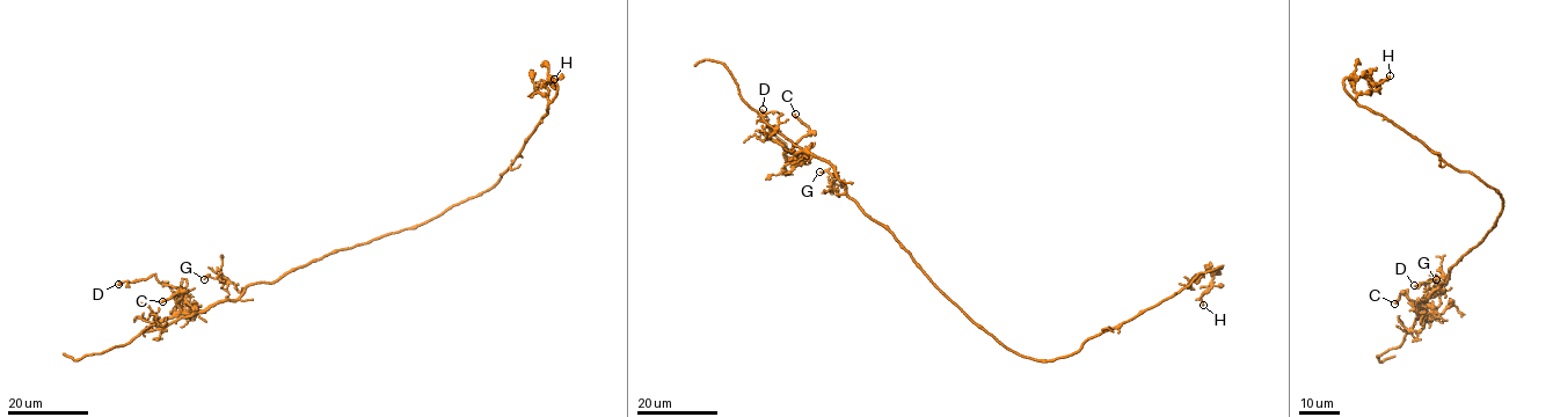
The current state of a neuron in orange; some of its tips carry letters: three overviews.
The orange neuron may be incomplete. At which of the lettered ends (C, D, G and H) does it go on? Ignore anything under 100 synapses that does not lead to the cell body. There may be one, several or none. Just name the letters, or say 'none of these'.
none of these

